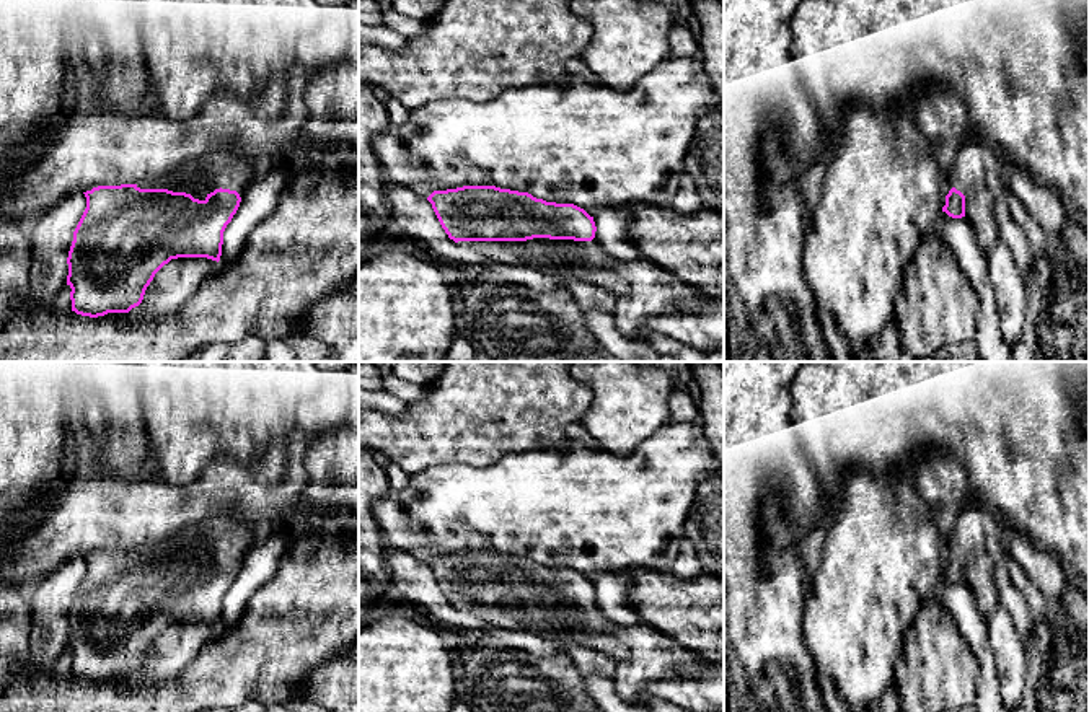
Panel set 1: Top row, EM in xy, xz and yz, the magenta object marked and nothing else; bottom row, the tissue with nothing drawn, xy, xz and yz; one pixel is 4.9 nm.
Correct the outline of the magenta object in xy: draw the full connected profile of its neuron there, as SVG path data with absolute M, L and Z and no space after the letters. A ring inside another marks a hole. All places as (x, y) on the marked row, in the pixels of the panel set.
M214 152L184 161L174 171L148 178L137 184L98 186L83 192L86 209L73 231L68 251L67 285L72 288L72 311L98 318L108 313L129 313L143 300L155 274L178 257L207 257L220 261L223 231L236 213L246 187L261 176L262 169L235 153Z

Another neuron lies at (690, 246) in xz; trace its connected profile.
M633 204L631 241L642 259L667 269L704 297L724 300L724 213L703 209L681 215L672 207Z

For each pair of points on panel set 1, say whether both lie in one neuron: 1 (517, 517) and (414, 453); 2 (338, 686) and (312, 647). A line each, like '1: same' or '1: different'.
1: different
2: different

